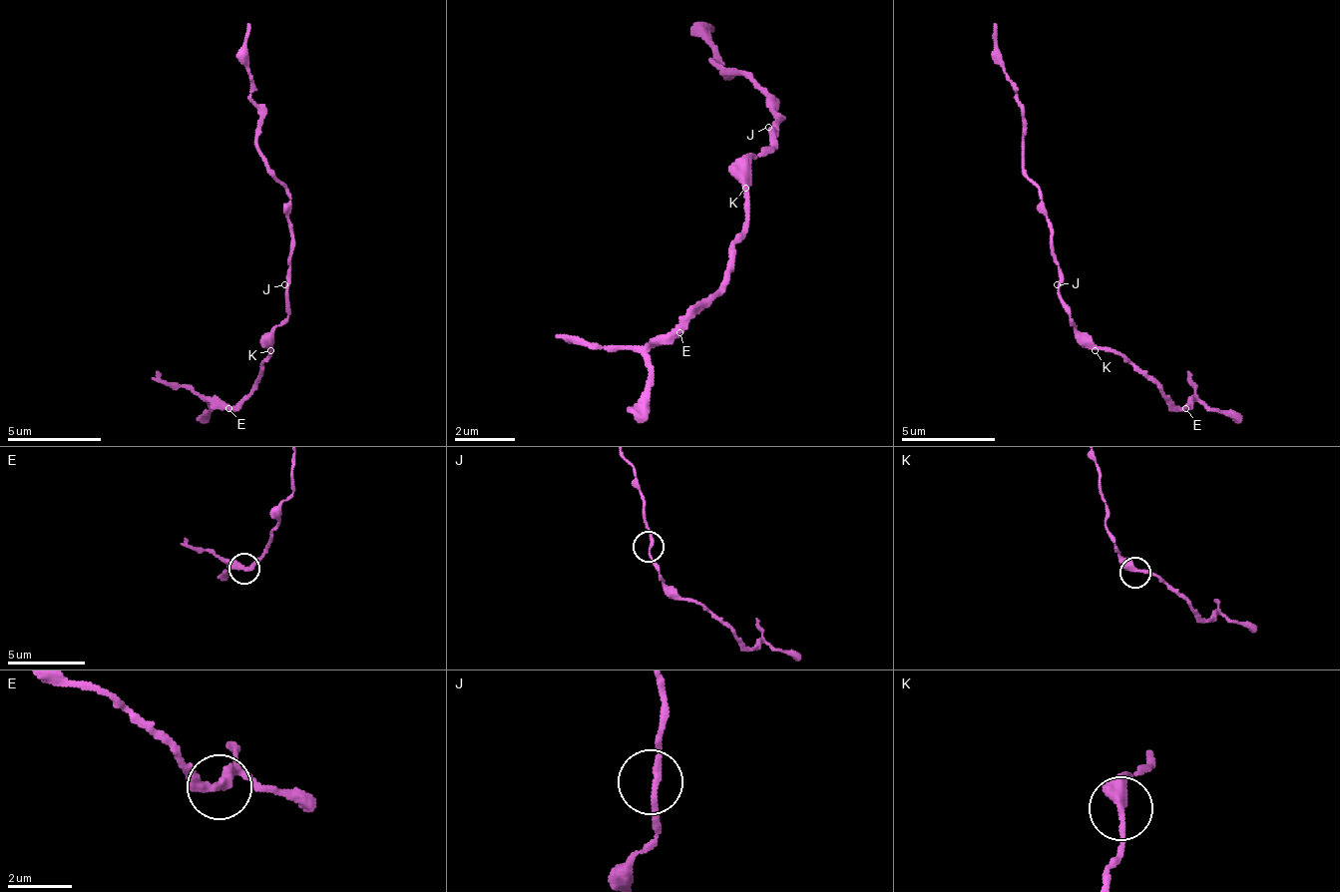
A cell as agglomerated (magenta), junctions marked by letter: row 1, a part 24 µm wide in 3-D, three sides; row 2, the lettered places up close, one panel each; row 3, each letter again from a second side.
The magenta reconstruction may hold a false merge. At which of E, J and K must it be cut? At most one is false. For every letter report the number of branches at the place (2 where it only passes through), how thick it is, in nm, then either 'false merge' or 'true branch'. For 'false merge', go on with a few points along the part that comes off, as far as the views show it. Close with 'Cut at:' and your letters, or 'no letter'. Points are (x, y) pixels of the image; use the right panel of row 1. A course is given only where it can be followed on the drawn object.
E: 2 branches meet; 320 nm thick; false merge; foreign part runs (1184, 407), (1193, 398), (1189, 379)
J: 2 branches meet; 180 nm thick; true branch
K: 2 branches meet; 360 nm thick; true branch
Cut at: E

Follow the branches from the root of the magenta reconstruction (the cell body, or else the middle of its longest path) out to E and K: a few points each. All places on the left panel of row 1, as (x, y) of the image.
E: (289, 284), (289, 312), (270, 331), (270, 350), (260, 360), (260, 379), (232, 407), (227, 407)
K: (289, 284), (289, 312), (275, 331), (270, 350)

